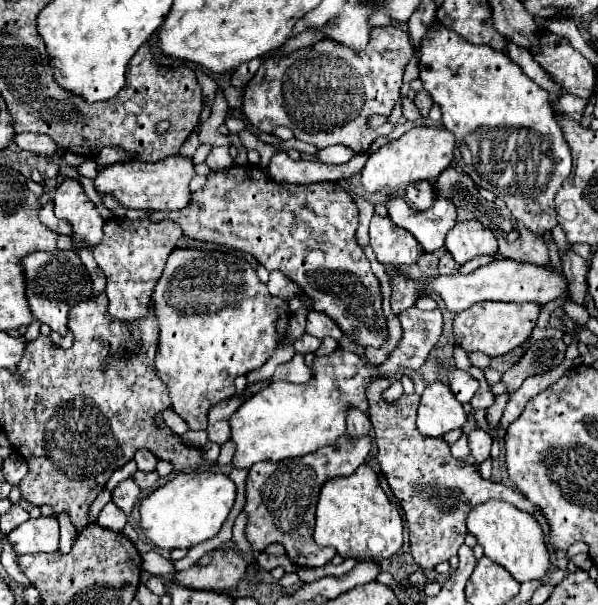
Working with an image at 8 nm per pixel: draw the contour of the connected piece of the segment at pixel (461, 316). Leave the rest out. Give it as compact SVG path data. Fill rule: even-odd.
M482 301L462 311L454 319L454 337L466 351L482 351L488 357L506 355L520 347L536 327L540 315L538 303L504 303L504 301Z

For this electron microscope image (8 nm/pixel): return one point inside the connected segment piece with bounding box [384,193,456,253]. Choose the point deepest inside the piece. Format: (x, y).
(429, 227)

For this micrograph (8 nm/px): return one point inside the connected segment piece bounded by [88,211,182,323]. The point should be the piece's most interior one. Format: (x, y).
(132, 254)

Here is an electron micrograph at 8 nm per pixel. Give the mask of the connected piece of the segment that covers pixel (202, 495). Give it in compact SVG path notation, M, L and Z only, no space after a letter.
M218 471L178 473L172 481L150 493L140 503L140 525L148 541L160 549L190 549L212 539L220 531L234 507L234 501L236 485L228 475Z

